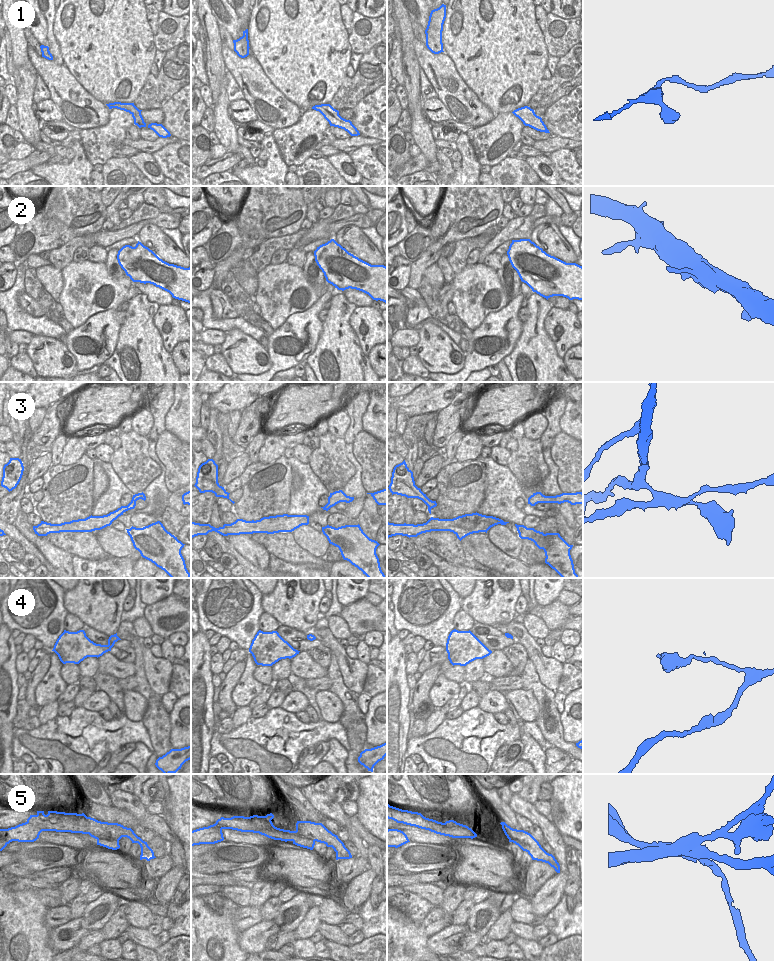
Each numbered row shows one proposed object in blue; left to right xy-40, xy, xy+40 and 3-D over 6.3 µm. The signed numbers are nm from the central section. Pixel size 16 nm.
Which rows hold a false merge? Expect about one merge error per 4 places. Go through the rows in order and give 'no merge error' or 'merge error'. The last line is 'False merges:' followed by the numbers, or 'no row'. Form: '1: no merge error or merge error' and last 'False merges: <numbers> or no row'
1: no merge error
2: no merge error
3: merge error
4: no merge error
5: merge error
False merges: 3, 5

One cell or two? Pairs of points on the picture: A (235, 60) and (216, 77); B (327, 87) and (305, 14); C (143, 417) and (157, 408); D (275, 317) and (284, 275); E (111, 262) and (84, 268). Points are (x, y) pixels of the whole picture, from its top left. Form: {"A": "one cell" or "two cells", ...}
{"A": "two cells", "B": "one cell", "C": "two cells", "D": "one cell", "E": "two cells"}

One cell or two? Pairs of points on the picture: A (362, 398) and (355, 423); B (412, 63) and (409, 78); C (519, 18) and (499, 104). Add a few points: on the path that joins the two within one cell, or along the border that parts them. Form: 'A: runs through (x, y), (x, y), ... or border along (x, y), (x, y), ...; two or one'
A: runs through (358, 404), (355, 409), (355, 417); one
B: runs through (411, 67), (411, 74); one
C: runs through (502, 39), (502, 83); one

